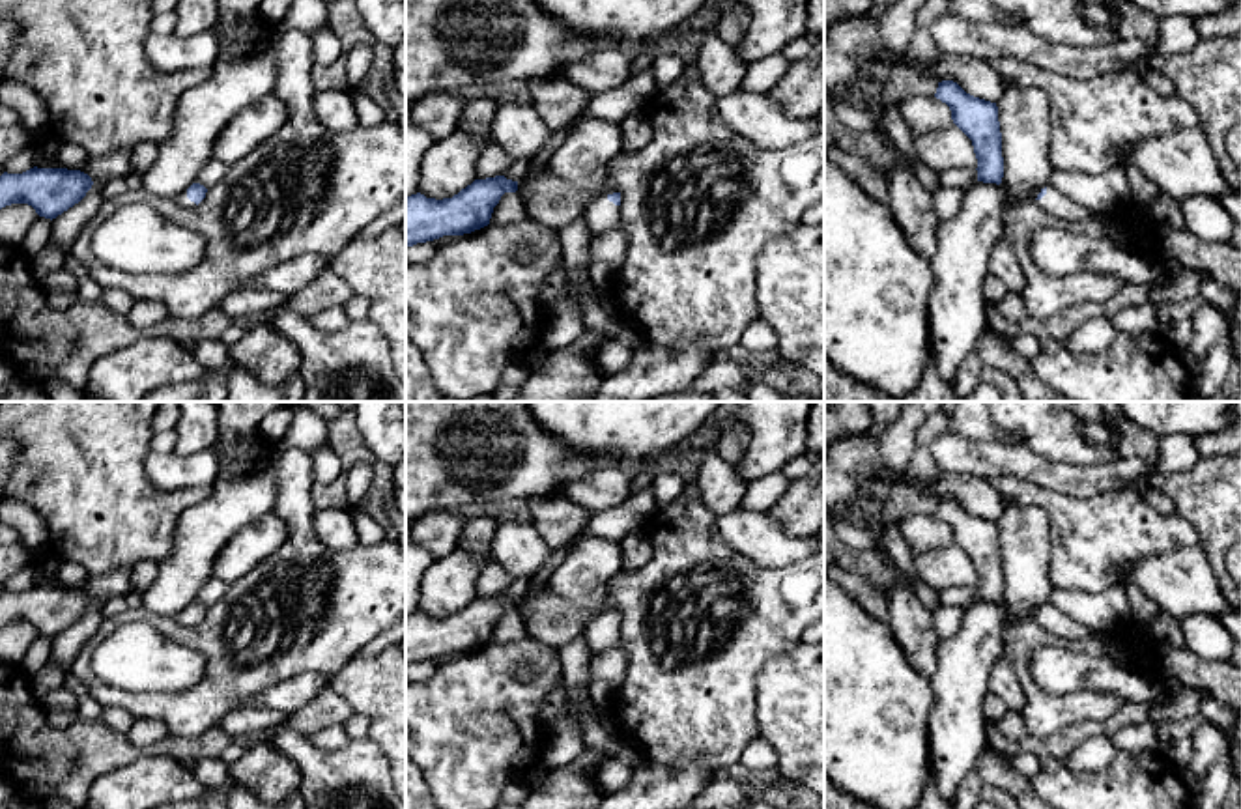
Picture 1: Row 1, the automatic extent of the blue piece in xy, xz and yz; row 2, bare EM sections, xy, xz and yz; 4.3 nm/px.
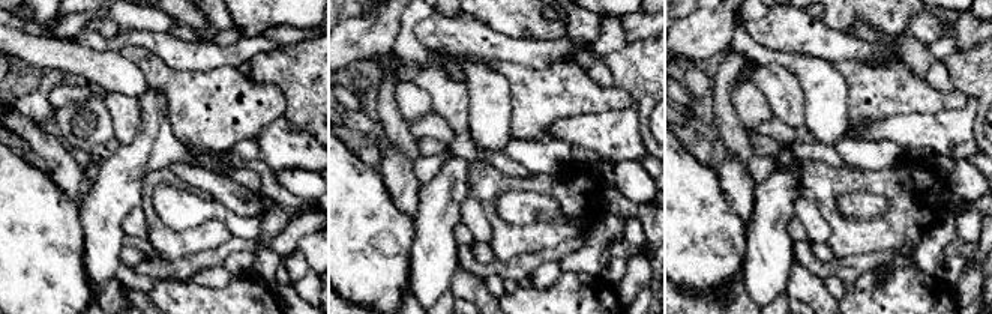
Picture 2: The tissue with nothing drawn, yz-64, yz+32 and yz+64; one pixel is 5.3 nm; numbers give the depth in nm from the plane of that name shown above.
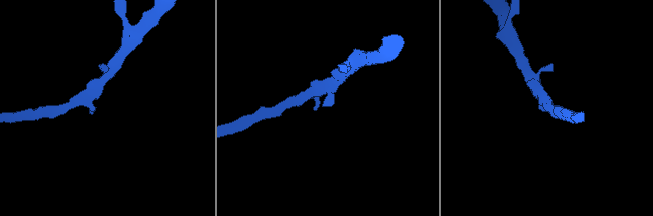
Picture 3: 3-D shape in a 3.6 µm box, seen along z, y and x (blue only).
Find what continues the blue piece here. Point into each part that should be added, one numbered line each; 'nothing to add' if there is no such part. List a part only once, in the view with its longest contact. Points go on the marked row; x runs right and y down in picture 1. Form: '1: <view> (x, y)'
1: yz (1055, 202)

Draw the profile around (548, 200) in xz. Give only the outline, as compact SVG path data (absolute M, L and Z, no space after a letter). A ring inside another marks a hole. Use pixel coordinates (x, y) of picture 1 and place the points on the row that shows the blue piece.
M549 168L544 176L525 176L518 181L516 192L521 196L529 219L557 232L585 215L594 202L578 187L564 185Z

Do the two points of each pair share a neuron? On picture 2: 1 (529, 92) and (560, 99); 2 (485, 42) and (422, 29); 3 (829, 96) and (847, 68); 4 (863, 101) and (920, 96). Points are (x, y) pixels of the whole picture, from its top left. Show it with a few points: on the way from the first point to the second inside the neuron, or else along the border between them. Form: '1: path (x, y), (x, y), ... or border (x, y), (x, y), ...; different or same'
1: path (536, 93), (553, 95); same
2: path (470, 36), (437, 33); same
3: border (833, 63), (845, 81), (848, 108); different
4: path (877, 96), (907, 96); same

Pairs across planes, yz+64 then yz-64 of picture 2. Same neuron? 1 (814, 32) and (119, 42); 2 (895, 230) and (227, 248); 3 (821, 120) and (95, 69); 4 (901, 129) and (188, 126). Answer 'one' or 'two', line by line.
1: one
2: two
3: two
4: two

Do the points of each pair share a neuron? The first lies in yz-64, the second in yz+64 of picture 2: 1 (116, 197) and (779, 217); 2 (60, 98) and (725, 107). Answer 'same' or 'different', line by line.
1: same
2: different

